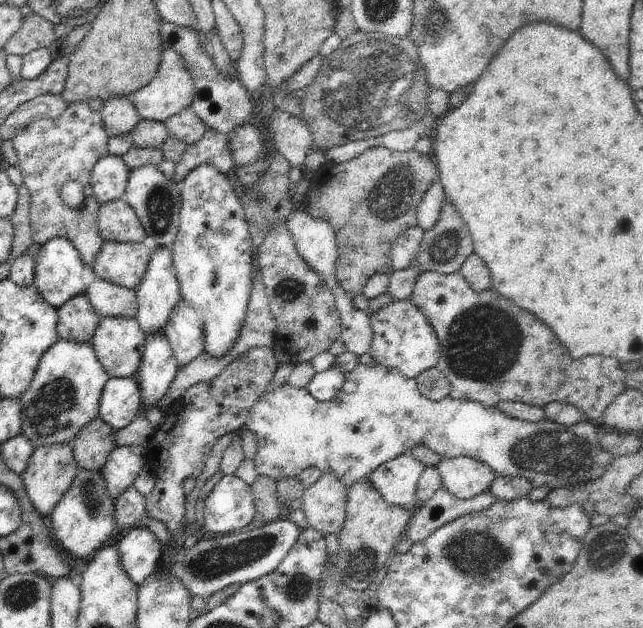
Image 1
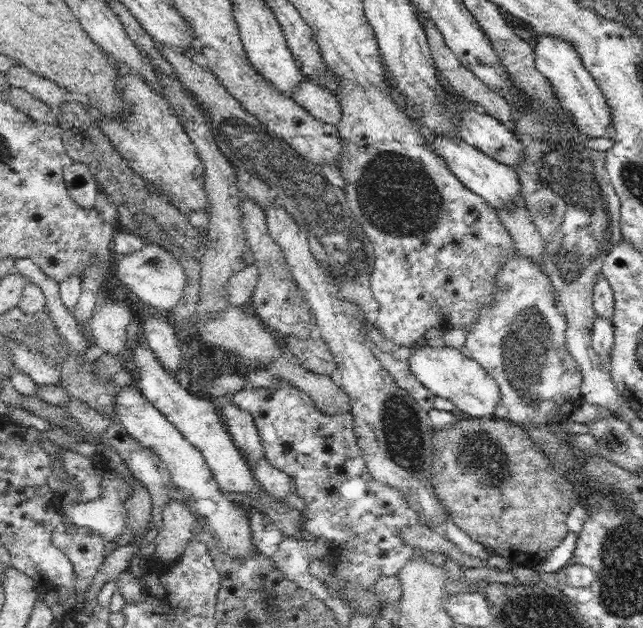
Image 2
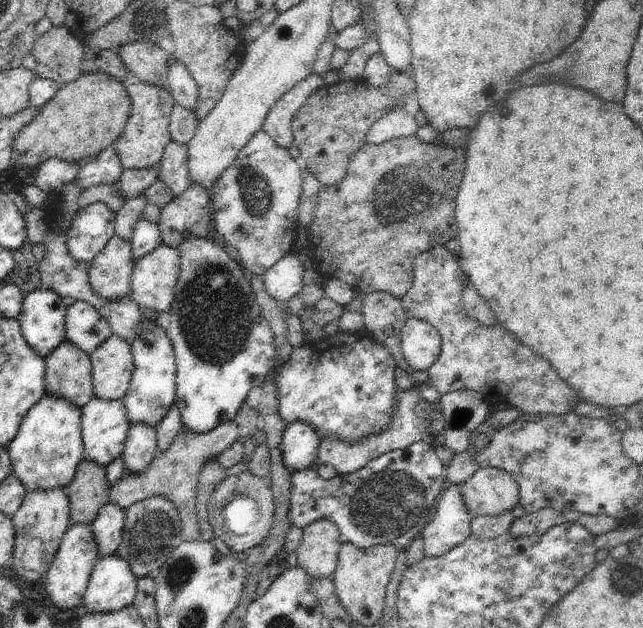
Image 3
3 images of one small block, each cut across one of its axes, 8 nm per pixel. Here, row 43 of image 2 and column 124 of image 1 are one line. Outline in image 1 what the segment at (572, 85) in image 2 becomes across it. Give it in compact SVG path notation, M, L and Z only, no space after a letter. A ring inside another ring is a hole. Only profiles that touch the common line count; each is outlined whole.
M137 527L136 529L132 529L116 546L122 560L123 570L136 585L142 585L149 575L155 574L160 570L163 544L150 528Z

